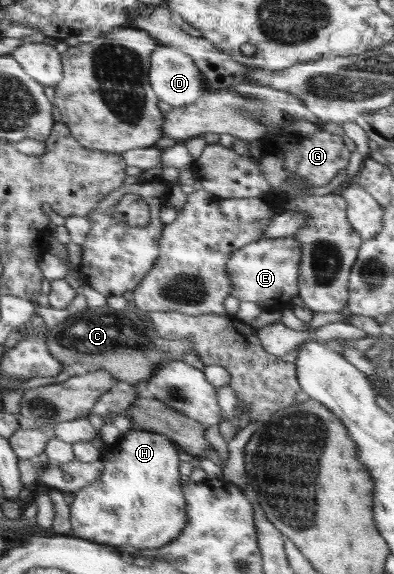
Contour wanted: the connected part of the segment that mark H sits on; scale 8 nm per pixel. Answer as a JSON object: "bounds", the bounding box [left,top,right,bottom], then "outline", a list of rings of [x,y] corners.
{"bounds":[70,429,187,550],"outline":[[[135,429],[123,432],[117,442],[105,447],[108,451],[104,457],[101,456],[104,471],[99,480],[78,490],[73,498],[70,511],[71,534],[117,550],[126,545],[138,550],[153,550],[171,544],[171,540],[181,534],[187,522],[186,500],[179,473],[179,449],[166,436]]]}

